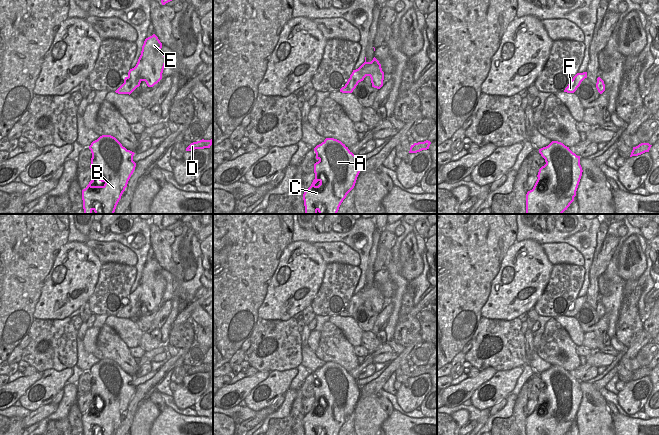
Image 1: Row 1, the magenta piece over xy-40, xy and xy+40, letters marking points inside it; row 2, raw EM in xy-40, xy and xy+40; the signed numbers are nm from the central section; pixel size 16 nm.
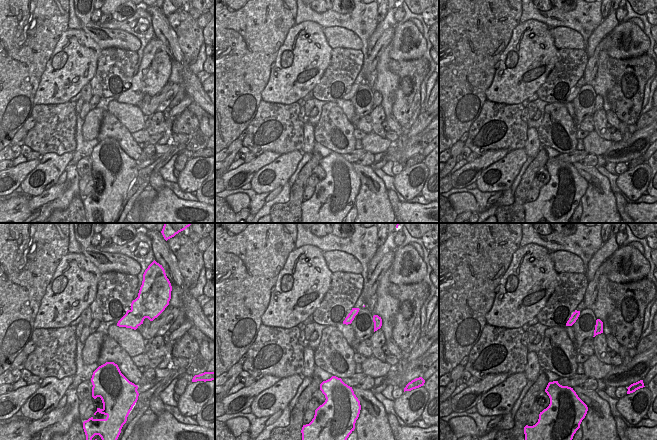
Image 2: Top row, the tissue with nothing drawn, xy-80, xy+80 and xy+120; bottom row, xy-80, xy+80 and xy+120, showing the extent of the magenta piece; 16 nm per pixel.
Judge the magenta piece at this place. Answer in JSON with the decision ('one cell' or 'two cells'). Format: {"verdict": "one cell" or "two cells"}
{"verdict": "one cell"}

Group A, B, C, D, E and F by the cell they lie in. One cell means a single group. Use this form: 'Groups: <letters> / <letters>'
Groups: A B C D E F

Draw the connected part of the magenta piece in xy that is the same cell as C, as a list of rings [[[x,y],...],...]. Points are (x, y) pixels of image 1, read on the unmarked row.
[[[326,362],[314,375],[319,385],[314,388],[315,403],[303,418],[305,435],[338,435],[347,418],[355,410],[360,397],[360,387],[345,368],[334,362]]]

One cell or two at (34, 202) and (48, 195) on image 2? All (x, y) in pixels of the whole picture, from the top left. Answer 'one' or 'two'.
one

